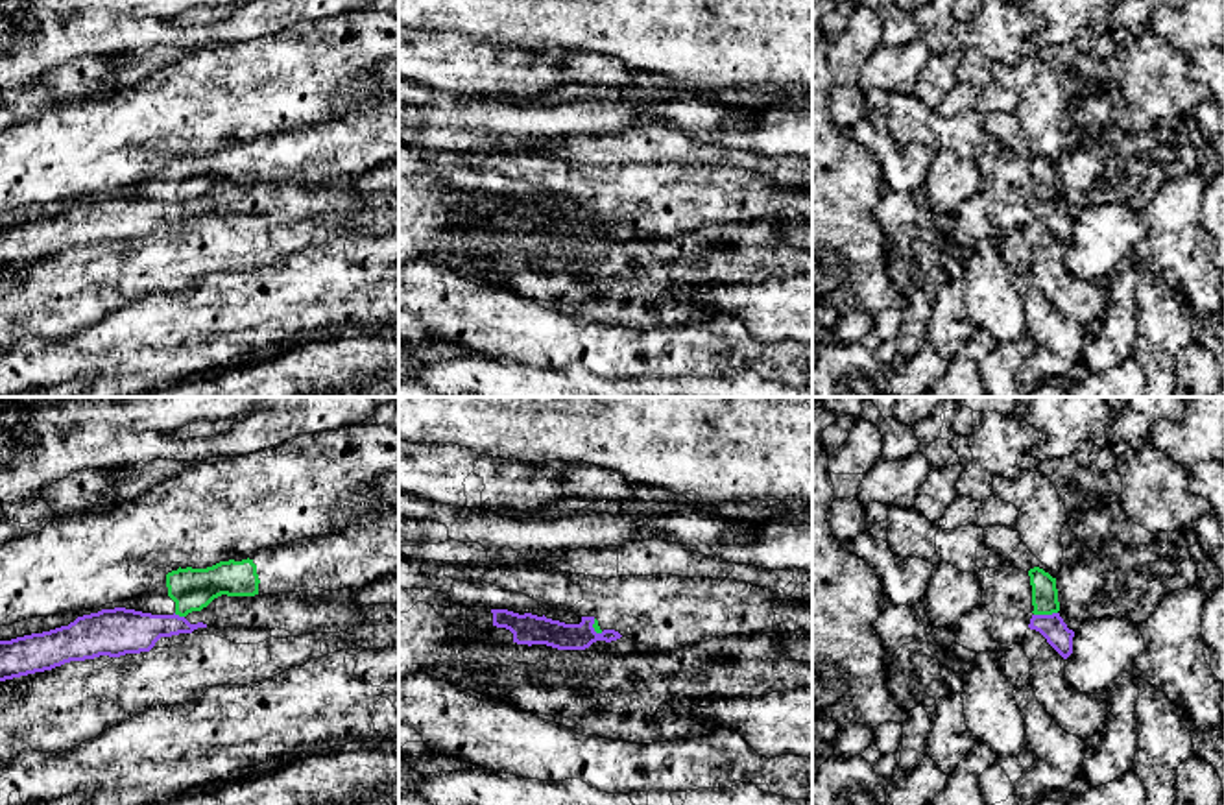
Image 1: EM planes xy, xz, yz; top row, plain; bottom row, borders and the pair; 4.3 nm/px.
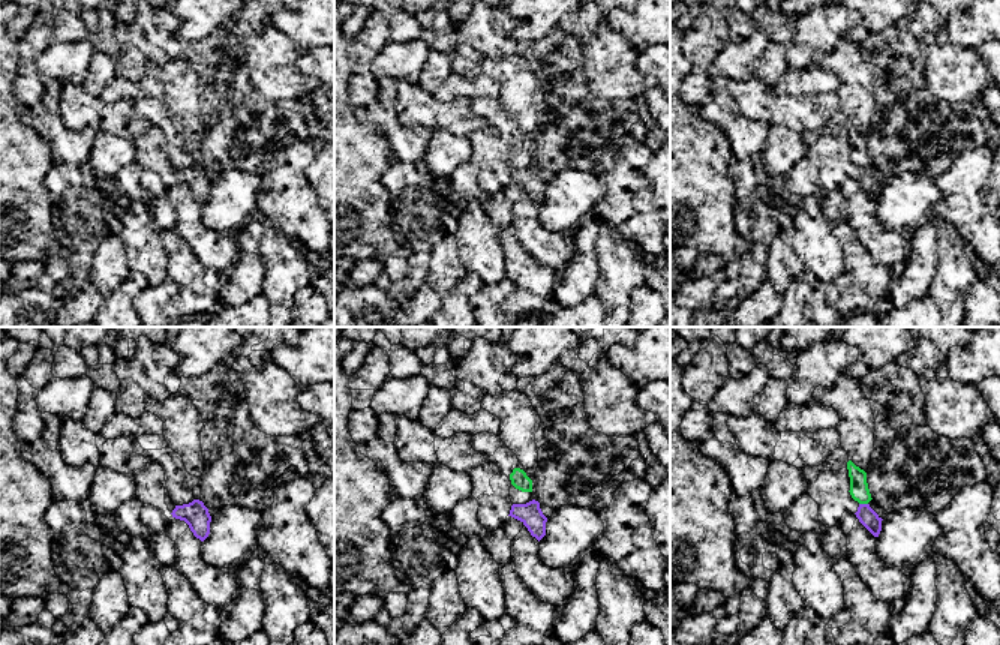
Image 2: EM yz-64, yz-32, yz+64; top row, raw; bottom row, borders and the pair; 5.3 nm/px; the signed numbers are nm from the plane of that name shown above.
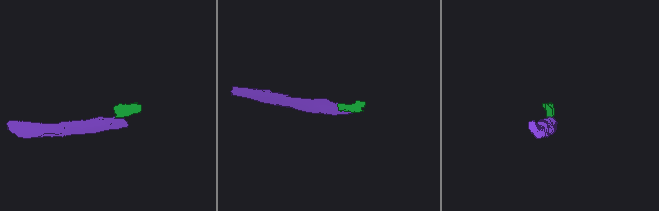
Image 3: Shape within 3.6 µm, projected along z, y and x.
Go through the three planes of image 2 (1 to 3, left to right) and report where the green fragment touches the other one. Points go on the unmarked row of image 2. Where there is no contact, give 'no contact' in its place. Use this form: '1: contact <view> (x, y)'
1: no contact
2: no contact
3: contact yz+64 (864, 168)

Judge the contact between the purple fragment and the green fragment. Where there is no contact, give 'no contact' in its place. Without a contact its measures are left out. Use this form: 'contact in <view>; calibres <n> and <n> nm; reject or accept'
contact in yz; calibres 110 and 110 nm; reject

